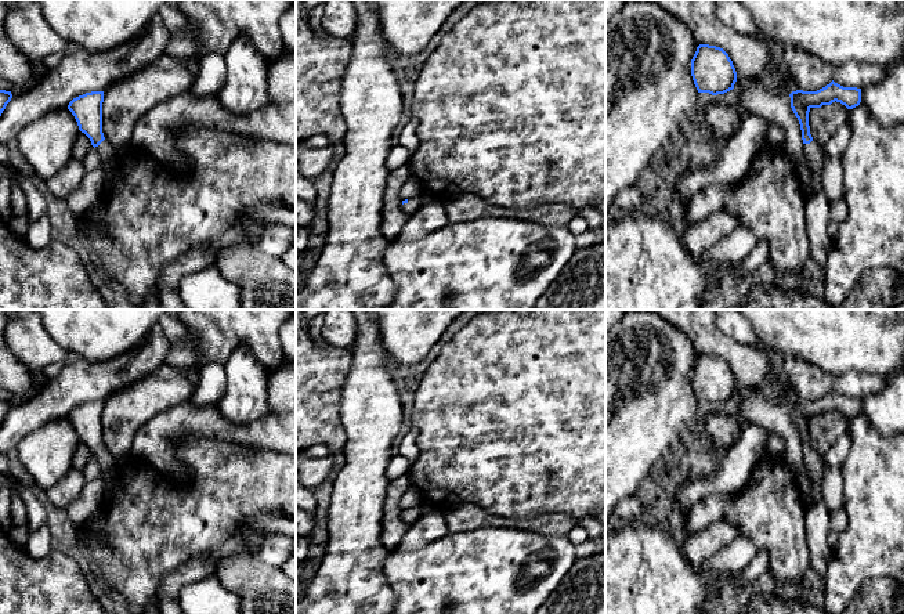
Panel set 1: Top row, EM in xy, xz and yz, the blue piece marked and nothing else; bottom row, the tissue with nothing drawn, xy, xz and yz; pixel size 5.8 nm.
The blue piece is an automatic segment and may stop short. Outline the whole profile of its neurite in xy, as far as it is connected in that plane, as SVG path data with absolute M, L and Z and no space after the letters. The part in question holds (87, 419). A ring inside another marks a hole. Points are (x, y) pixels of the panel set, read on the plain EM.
M91 401L73 408L68 415L79 440L90 448L94 458L105 449L102 443L102 412L104 401Z

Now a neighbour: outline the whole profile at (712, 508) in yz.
M715 492L694 505L684 521L688 534L705 530L715 521L723 520L727 506L734 501L735 492Z

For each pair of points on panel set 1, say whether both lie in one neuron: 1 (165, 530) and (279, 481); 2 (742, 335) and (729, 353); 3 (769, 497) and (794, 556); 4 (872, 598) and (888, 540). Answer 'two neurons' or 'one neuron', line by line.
1: one neuron
2: two neurons
3: one neuron
4: two neurons

